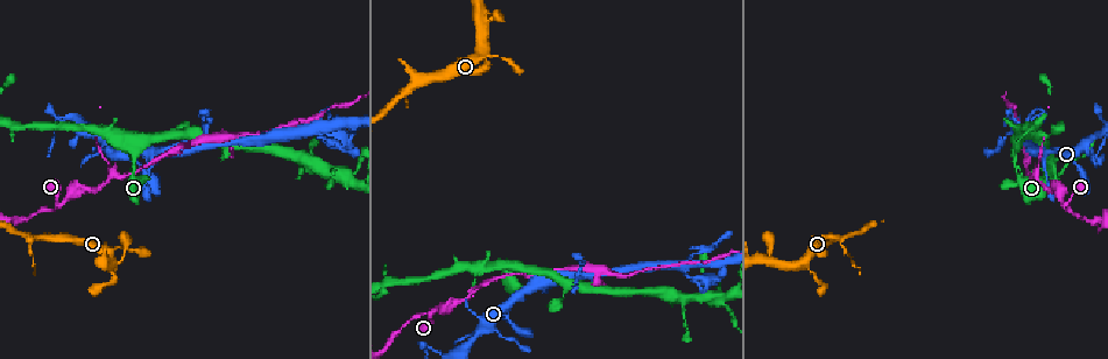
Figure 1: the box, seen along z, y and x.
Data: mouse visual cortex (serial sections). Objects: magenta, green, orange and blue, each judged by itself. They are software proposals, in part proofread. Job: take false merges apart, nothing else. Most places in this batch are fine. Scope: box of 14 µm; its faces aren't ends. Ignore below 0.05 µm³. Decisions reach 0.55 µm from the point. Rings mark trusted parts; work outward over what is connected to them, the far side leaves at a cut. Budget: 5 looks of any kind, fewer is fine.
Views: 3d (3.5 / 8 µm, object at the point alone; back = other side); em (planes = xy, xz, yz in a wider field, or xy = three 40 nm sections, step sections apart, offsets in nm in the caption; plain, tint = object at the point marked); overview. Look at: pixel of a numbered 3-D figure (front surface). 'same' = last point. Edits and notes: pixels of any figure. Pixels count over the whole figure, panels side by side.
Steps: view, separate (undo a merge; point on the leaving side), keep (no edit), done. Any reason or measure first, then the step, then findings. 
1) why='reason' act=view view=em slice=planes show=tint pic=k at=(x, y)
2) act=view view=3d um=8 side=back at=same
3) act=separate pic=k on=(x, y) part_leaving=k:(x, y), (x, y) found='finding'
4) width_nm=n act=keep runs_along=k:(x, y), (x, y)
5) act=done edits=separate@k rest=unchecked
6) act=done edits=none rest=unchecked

why='three-way junction' act=view view=3d um=8 pic=1 at=(1064, 203)

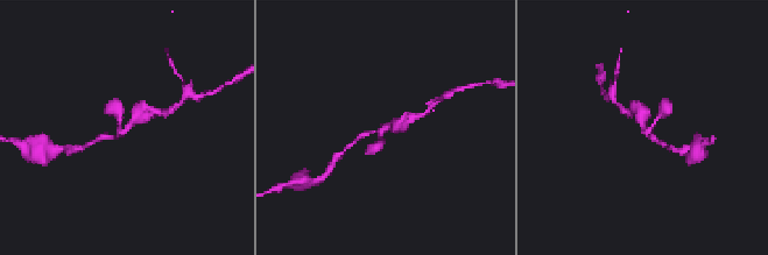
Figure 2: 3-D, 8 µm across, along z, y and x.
why='closer look' act=view view=3d um=3.5 pic=2 at=(648, 130)

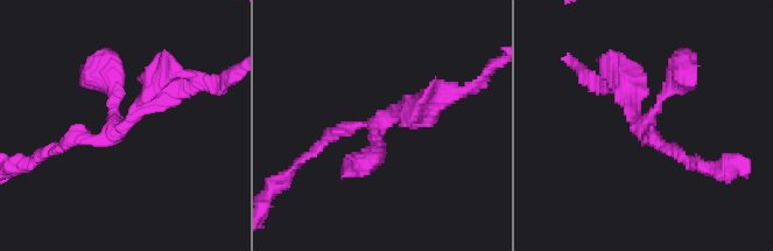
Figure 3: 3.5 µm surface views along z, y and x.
arms=3 arm_widths_nm=150,250,300 act=view view=em slice=xy step=2 show=tint pic=3 at=(388, 116)

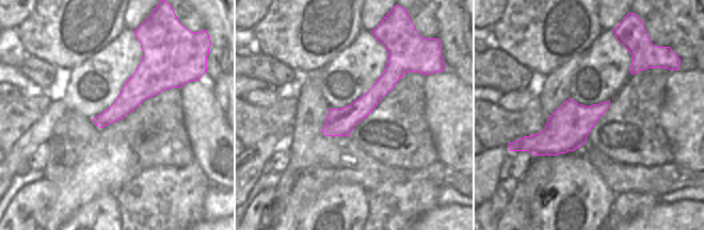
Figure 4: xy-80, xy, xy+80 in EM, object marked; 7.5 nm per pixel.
act=keep runs_along=3:(360, 161), (388, 117), (450, 99) found='one cell here'

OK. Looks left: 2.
why='sudden change in width' act=view view=3d um=8 pic=1 at=(353, 123)

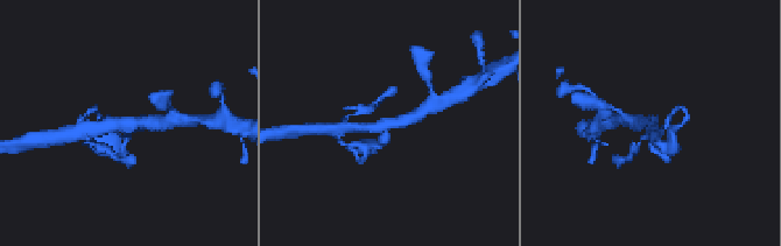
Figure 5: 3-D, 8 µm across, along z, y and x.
arms=3 arm_widths_nm=200,300,300 why='shape alone is not enough' act=view view=em slice=xy step=5 show=tint pic=5 at=(389, 126)

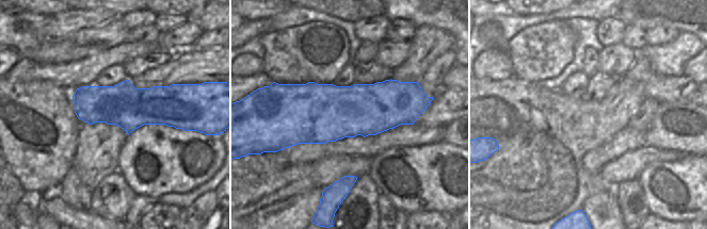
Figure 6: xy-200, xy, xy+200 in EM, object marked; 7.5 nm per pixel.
act=keep runs_along=5:(95, 127), (126, 122), (124, 150) found='all the same cell'

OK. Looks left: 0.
act=done edits=none rest=unchecked

